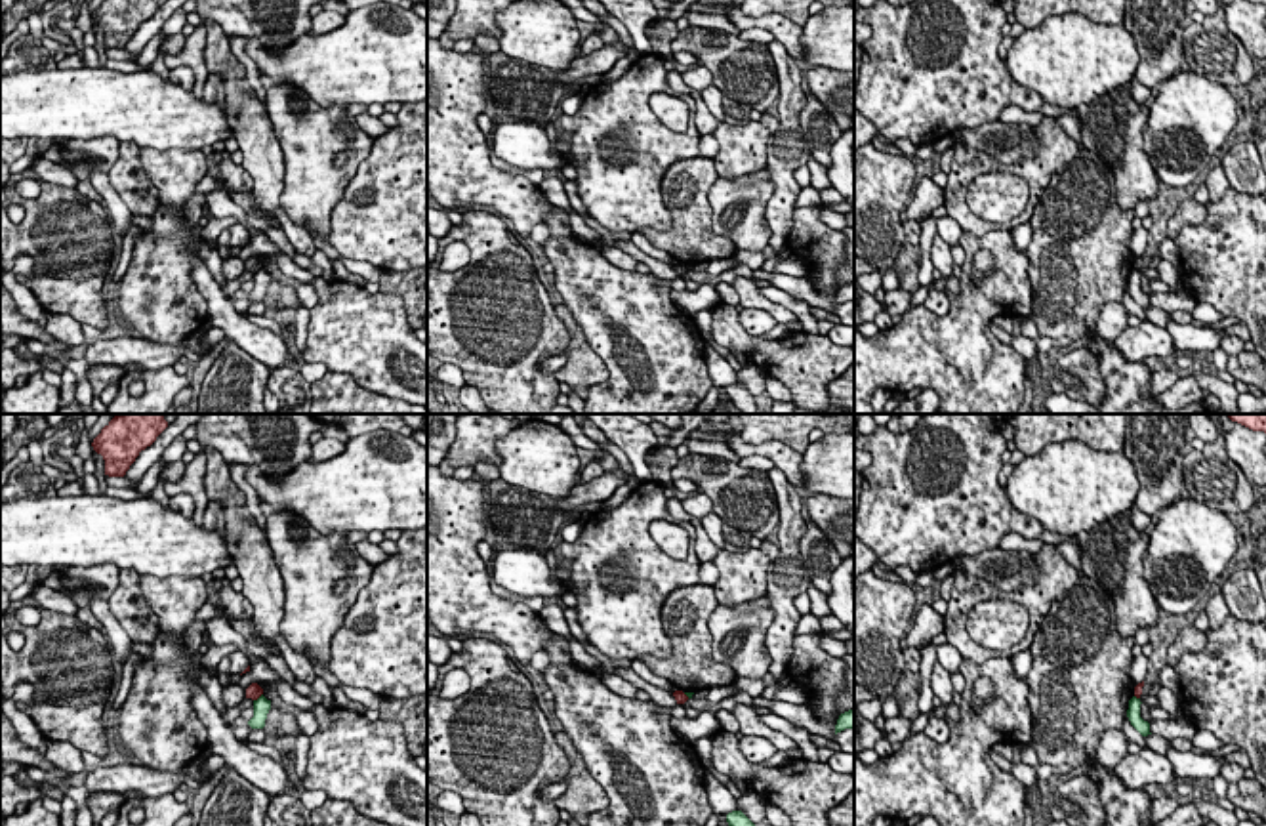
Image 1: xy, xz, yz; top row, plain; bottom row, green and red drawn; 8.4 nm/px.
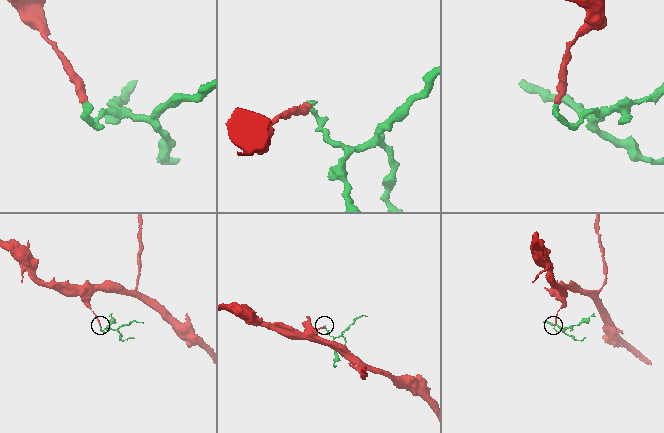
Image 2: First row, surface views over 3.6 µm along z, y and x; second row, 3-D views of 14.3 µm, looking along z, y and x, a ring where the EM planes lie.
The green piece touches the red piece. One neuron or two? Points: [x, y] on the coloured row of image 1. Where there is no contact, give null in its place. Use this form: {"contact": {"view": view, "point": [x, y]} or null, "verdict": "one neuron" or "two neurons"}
{"contact": {"view": "xy", "point": [260, 697]}, "verdict": "two neurons"}

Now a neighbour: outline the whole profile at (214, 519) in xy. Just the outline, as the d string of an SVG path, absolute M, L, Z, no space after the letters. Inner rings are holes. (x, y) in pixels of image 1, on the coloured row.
M208 500L206 511L202 517L202 527L206 530L214 530L225 536L225 515L223 515L223 507L219 502Z

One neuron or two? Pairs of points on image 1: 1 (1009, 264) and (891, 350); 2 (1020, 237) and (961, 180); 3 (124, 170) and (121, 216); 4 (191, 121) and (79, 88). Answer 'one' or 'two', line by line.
1: one
2: two
3: two
4: one

